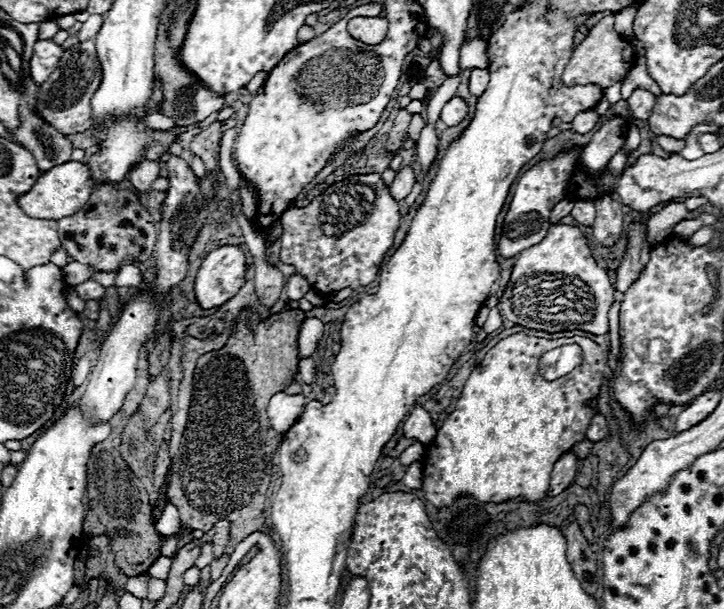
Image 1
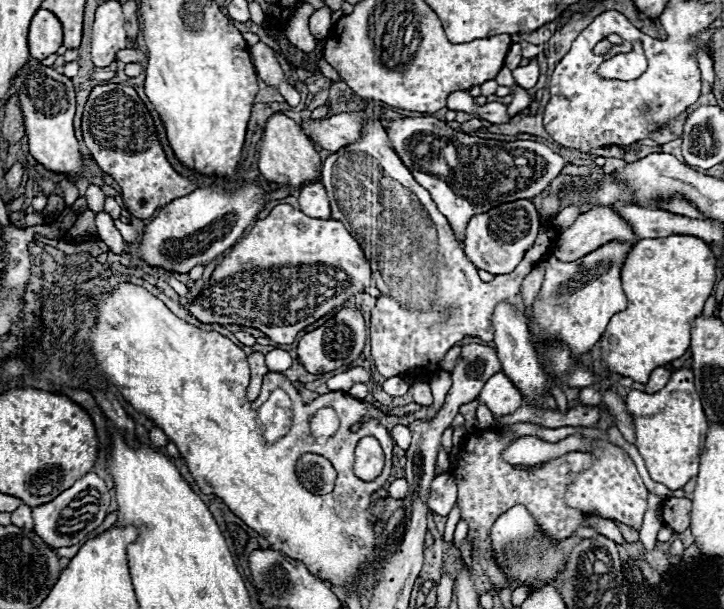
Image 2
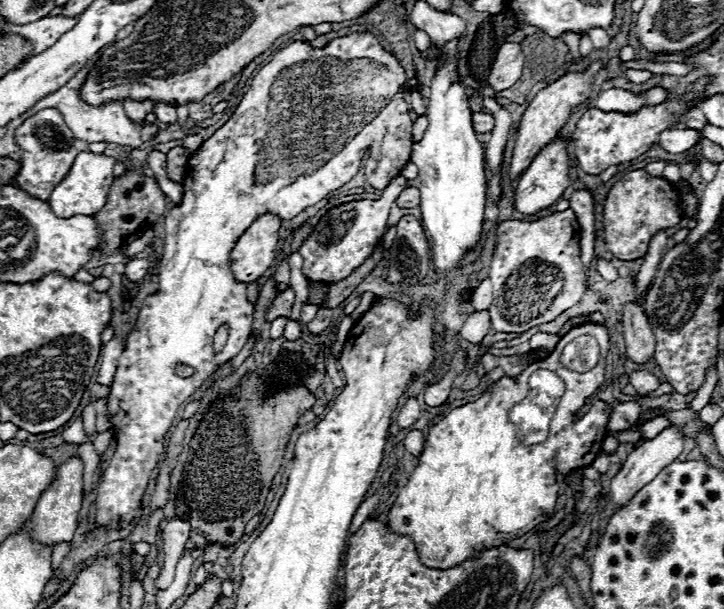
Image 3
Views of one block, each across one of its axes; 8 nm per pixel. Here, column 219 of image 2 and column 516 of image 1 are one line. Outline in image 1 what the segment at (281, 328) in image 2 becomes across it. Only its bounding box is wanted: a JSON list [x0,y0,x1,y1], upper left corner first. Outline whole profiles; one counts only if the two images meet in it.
[498,224,614,336]

